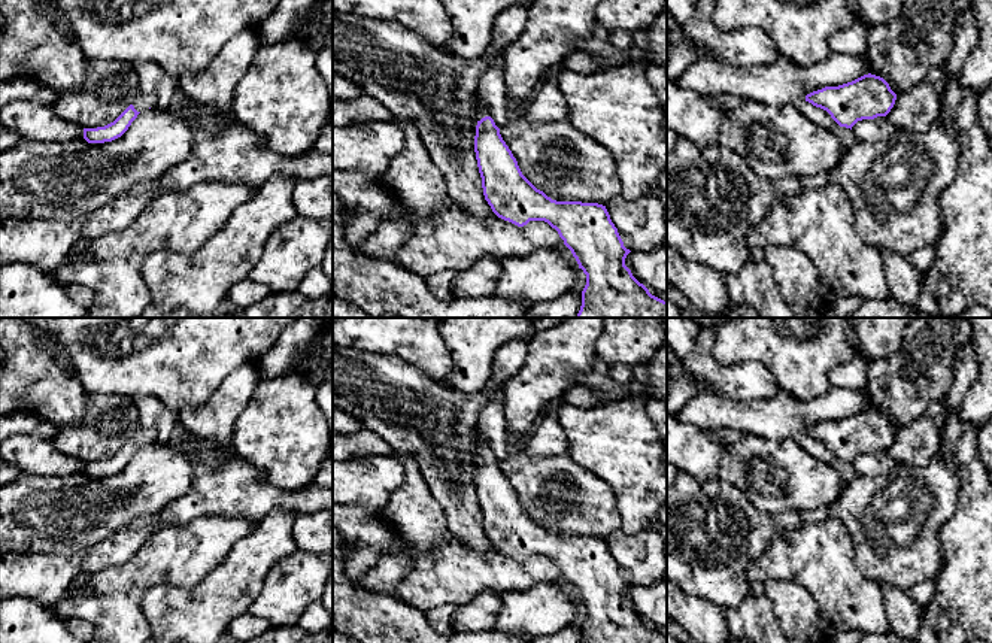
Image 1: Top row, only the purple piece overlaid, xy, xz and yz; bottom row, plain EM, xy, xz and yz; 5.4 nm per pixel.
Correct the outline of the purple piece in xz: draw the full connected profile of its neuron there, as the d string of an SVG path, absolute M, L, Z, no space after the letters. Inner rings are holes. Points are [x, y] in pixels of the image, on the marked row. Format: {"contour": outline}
{"contour": "M477 91L471 116L477 121L474 152L483 195L492 212L518 227L524 227L530 221L547 222L558 231L564 245L576 258L579 269L586 275L577 318L667 318L667 301L652 295L625 266L625 258L631 251L624 246L606 206L598 203L556 201L537 189L522 175L516 158L500 134L500 128L480 103Z"}

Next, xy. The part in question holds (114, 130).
{"contour": "M139 94L136 100L110 124L97 128L84 128L84 139L88 143L104 143L121 137L140 112L158 107L152 94Z"}

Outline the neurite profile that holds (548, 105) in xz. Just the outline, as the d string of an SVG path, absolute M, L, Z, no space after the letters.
M565 69L556 70L541 82L527 106L516 112L530 124L550 124L568 119L568 104L559 88L559 76Z

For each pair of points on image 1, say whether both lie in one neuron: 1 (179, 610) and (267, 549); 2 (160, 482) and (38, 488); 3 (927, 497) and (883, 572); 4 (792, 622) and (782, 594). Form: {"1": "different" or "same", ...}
{"1": "same", "2": "same", "3": "same", "4": "same"}

